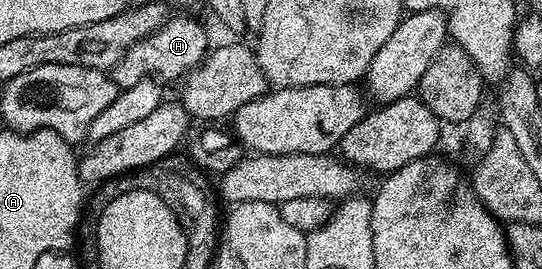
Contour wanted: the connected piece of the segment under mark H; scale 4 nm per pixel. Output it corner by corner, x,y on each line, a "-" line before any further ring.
169,17
149,39
135,43
122,57
122,61
116,63
110,74
117,88
120,89
138,85
138,81
149,77
155,77
165,84
172,83
175,79
183,80
188,72
200,66
209,50
208,35
204,32
202,24
195,23
192,19

